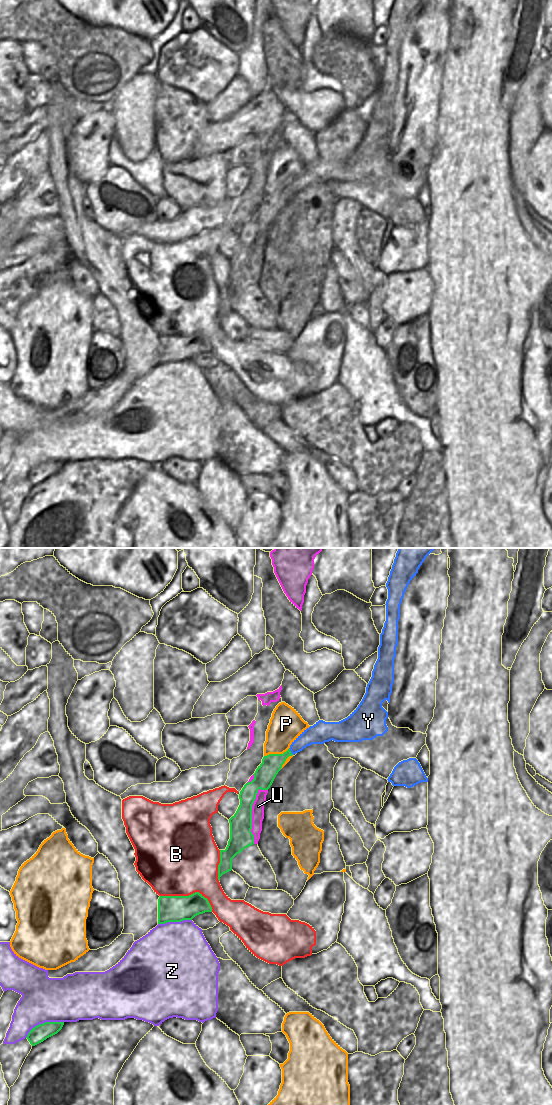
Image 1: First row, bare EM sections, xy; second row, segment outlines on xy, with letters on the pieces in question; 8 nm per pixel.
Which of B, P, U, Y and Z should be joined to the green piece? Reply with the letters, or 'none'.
Y

